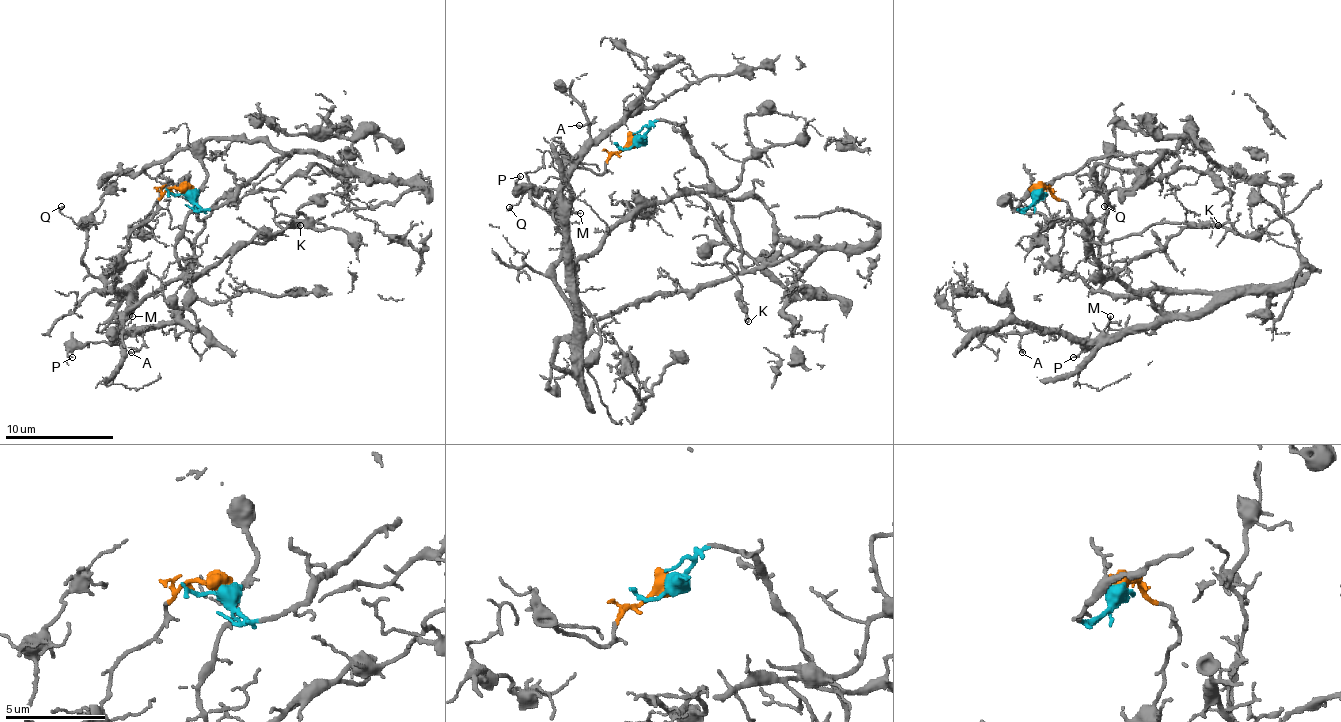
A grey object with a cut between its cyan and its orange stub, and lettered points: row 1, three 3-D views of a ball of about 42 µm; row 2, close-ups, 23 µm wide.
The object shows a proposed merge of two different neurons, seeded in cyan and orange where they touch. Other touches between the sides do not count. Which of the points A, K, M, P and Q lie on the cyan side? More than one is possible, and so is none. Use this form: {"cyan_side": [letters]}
{"cyan_side": []}

